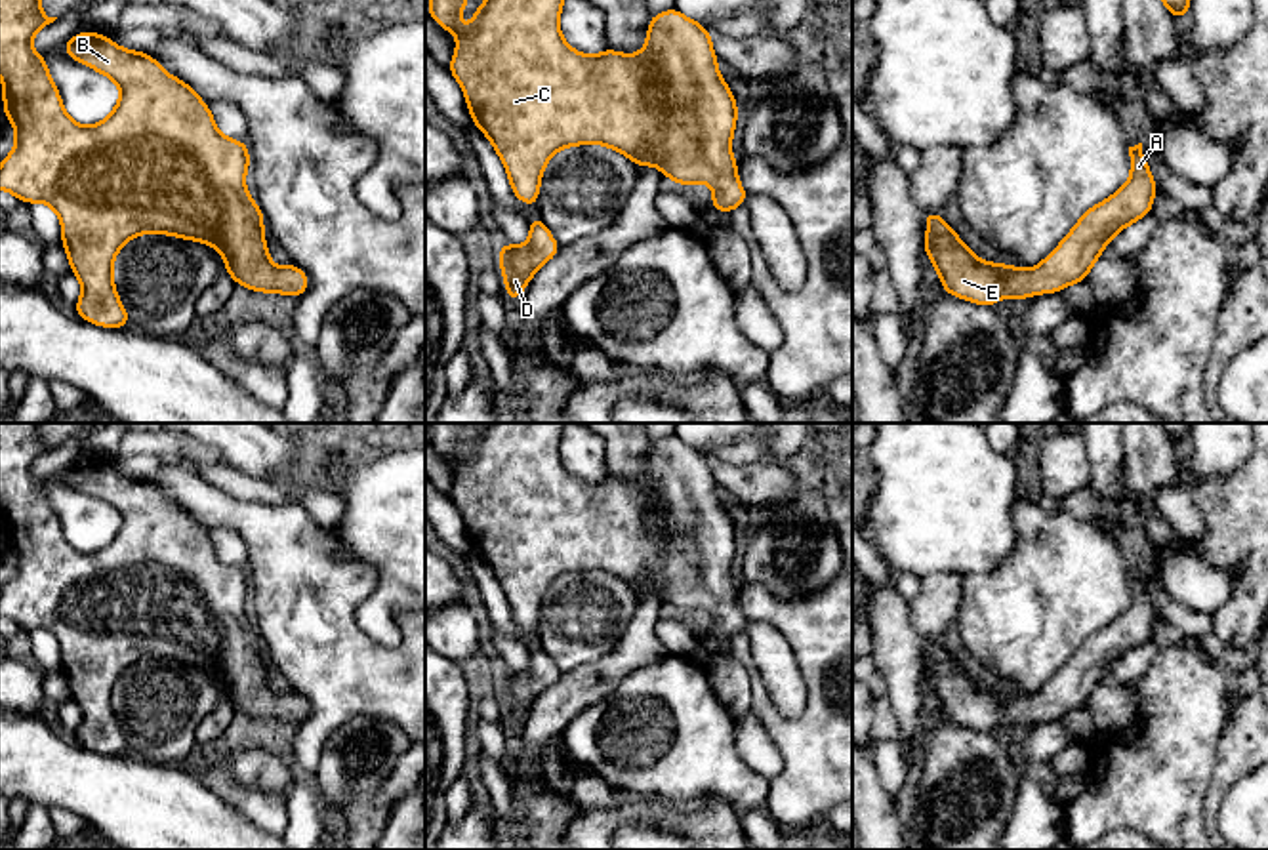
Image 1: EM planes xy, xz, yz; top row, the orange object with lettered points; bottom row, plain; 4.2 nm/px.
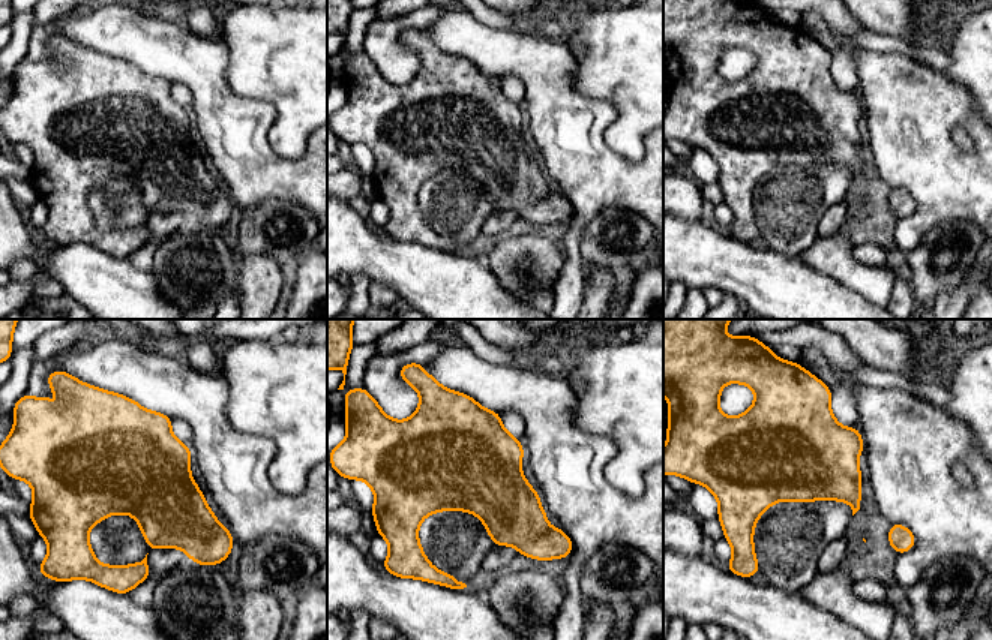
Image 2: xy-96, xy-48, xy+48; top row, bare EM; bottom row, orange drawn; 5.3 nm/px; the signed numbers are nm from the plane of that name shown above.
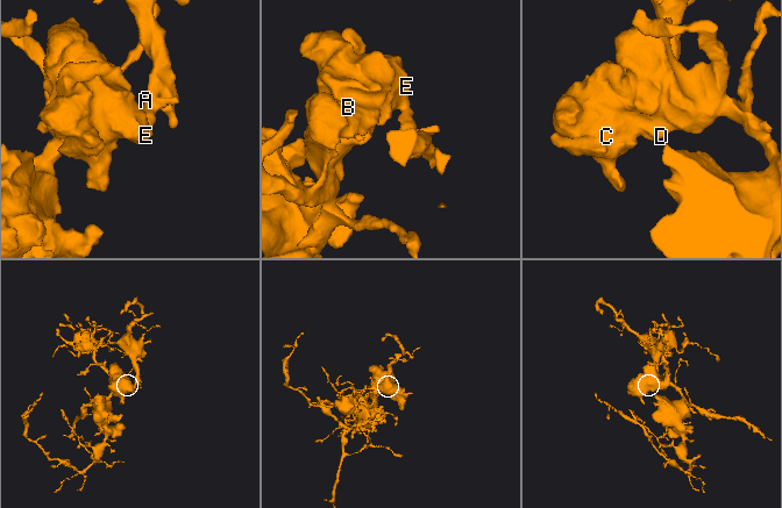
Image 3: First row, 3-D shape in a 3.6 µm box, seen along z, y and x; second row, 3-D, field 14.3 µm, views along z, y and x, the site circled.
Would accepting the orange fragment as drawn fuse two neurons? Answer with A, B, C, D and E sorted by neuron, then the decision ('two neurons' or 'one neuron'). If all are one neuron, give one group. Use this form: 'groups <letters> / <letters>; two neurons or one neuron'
groups A B C D E; one neuron

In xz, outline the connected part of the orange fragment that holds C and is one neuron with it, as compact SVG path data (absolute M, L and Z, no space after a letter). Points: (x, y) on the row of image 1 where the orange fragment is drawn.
M429 0L429 15L458 38L458 48L448 65L460 82L473 124L490 139L501 158L513 194L530 206L538 204L540 181L549 158L566 147L597 143L625 154L637 166L658 166L662 175L677 181L713 185L709 202L717 212L730 213L746 204L747 192L738 181L738 162L730 143L738 118L738 105L717 69L711 32L700 21L685 17L679 10L652 15L646 46L625 55L606 48L599 55L572 50L559 29L564 0L484 0L469 27L461 29L458 17L467 0Z

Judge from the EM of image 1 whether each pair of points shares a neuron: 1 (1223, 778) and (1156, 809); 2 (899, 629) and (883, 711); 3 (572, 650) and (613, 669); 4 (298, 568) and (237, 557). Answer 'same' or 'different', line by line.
1: different
2: different
3: different
4: different

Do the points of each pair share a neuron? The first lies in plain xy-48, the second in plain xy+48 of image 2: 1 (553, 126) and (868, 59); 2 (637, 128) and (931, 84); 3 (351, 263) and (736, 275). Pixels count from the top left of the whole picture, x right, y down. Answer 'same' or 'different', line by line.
1: same
2: different
3: same

